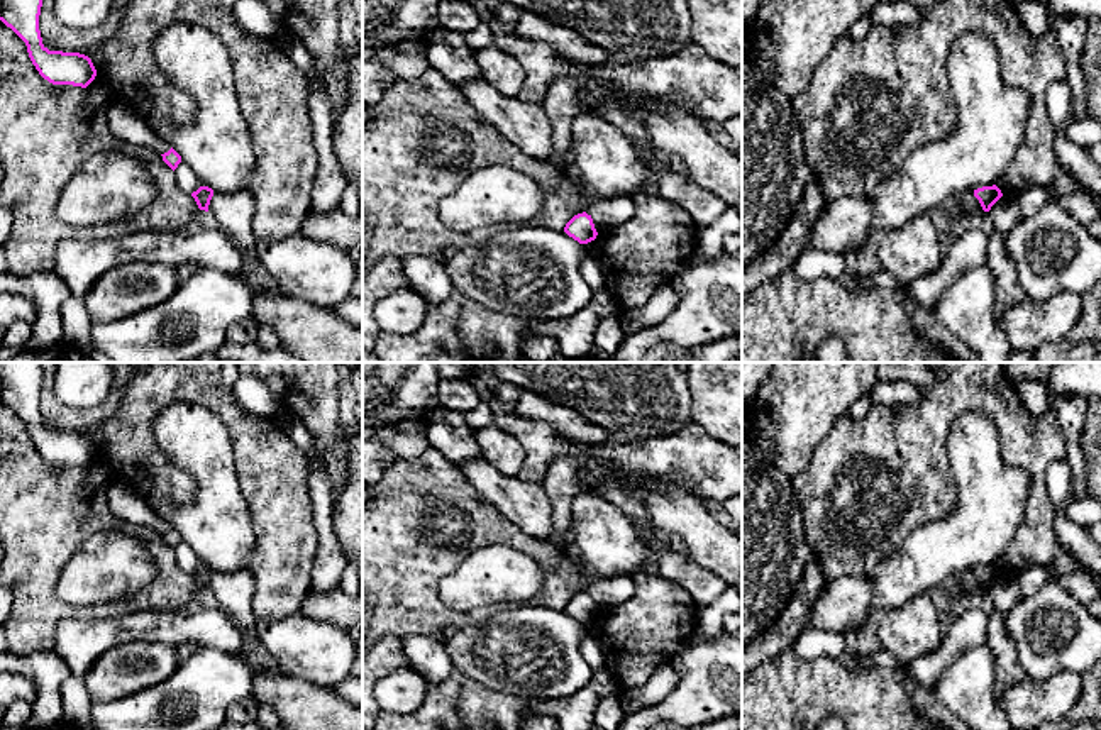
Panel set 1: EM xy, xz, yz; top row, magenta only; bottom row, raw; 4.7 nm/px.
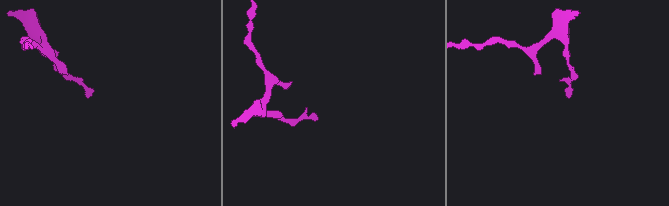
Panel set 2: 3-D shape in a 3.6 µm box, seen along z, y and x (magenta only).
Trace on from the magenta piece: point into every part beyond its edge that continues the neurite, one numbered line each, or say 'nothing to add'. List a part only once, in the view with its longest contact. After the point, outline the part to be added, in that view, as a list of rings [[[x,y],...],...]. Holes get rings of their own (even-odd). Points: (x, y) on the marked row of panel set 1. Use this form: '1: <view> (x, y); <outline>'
nothing to add

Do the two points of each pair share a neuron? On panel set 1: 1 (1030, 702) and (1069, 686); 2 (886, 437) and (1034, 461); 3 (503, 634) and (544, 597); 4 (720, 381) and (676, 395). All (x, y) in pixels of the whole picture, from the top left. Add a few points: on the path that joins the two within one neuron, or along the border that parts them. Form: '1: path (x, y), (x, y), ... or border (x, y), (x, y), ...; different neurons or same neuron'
1: path (1040, 702), (1052, 700), (1059, 693); same neuron
2: path (927, 422), (947, 402), (988, 402), (1006, 420); same neuron
3: border (524, 603), (563, 610); different neurons
4: border (686, 380), (691, 390), (691, 419); different neurons

